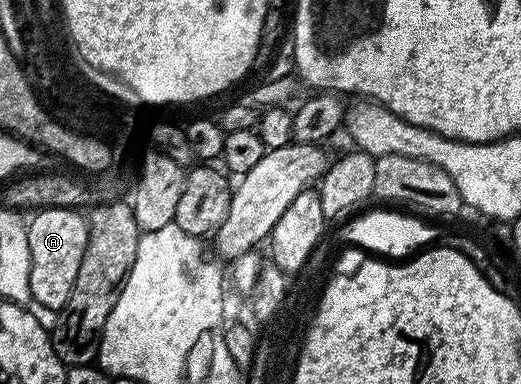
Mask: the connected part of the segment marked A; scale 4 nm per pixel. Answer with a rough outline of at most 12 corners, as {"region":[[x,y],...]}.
{"region":[[87,217],[27,220],[31,299],[62,310],[89,242]]}

